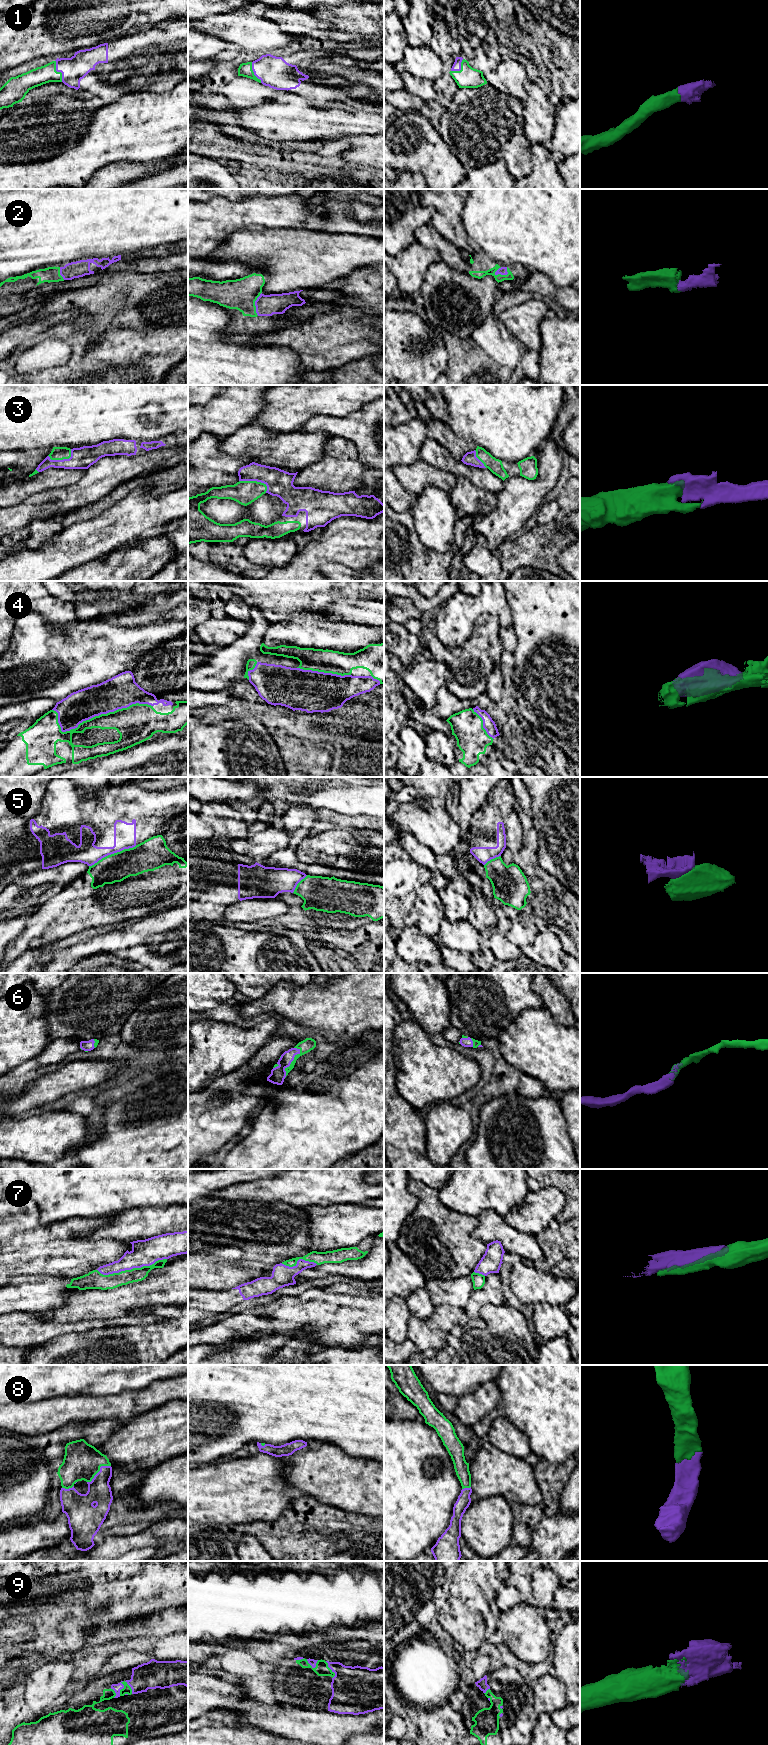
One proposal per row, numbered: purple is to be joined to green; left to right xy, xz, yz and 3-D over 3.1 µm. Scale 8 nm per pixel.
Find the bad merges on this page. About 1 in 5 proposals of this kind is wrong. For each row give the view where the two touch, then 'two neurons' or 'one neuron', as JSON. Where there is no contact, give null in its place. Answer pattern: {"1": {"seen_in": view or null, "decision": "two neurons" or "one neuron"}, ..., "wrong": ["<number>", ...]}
{"1": {"seen_in": "xy", "decision": "one neuron"}, "2": {"seen_in": "yz", "decision": "one neuron"}, "3": {"seen_in": "xz", "decision": "one neuron"}, "4": {"seen_in": "xy", "decision": "one neuron"}, "5": {"seen_in": "xy", "decision": "two neurons"}, "6": {"seen_in": "xz", "decision": "one neuron"}, "7": {"seen_in": "xy", "decision": "one neuron"}, "8": {"seen_in": "xy", "decision": "one neuron"}, "9": {"seen_in": "xy", "decision": "one neuron"}, "wrong": ["5"]}

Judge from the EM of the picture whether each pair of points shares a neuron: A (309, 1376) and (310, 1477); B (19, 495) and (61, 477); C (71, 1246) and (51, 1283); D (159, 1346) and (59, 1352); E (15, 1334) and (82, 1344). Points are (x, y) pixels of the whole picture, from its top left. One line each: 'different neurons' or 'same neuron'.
A: different neurons
B: same neuron
C: different neurons
D: same neuron
E: different neurons

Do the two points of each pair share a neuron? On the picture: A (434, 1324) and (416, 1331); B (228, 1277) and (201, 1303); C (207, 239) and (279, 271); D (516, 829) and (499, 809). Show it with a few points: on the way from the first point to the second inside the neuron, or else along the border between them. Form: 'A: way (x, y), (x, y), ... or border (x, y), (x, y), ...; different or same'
A: border (425, 1321), (433, 1330), (441, 1331), (445, 1335); different
B: border (231, 1288), (198, 1290); different
C: border (239, 230), (231, 233), (204, 257); different
D: border (514, 809), (504, 822), (506, 841); different

